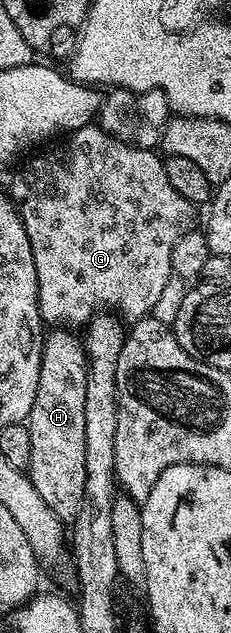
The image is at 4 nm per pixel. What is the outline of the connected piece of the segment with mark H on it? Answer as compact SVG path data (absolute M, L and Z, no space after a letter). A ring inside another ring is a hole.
M64 327L47 332L38 390L27 419L30 431L30 463L26 470L42 501L60 521L71 523L82 507L86 485L86 383L88 363L83 340Z

